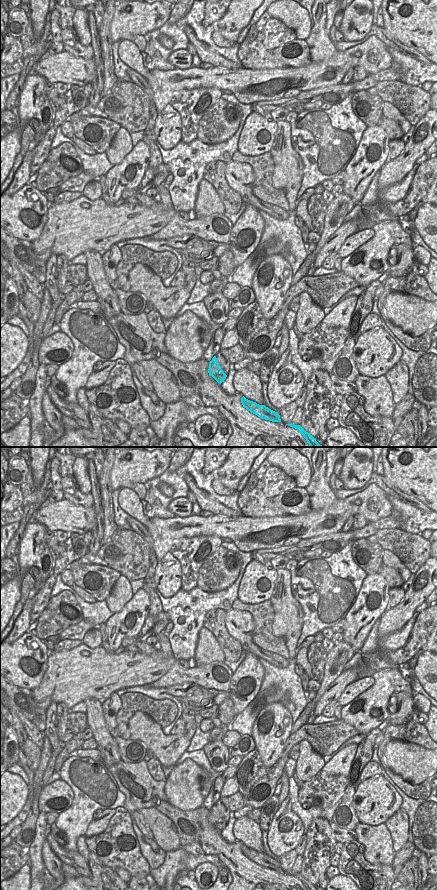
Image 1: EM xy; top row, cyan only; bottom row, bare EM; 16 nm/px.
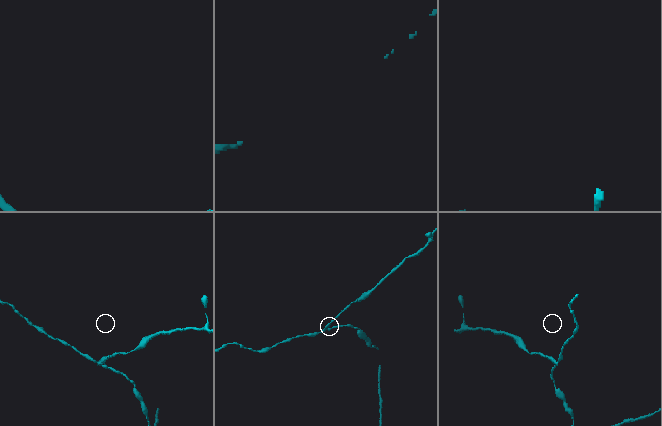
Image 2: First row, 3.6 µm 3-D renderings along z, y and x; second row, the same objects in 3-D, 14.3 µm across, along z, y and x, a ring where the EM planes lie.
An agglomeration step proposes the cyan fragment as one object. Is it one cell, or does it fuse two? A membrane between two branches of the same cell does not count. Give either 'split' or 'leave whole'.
split

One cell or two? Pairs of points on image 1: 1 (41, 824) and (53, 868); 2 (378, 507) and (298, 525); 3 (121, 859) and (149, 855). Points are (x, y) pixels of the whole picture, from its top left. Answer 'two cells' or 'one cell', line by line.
1: two cells
2: one cell
3: two cells

